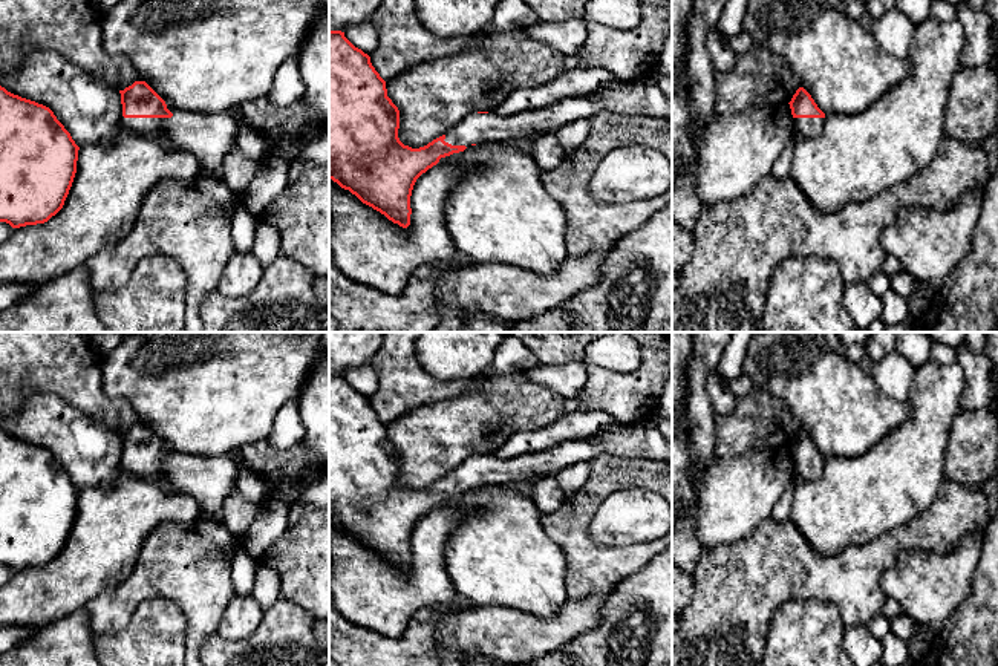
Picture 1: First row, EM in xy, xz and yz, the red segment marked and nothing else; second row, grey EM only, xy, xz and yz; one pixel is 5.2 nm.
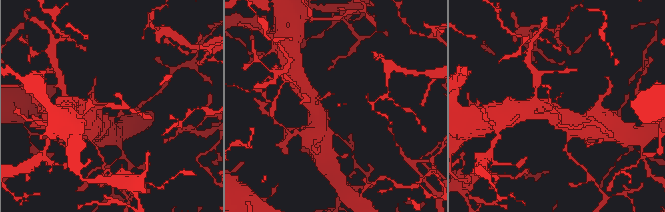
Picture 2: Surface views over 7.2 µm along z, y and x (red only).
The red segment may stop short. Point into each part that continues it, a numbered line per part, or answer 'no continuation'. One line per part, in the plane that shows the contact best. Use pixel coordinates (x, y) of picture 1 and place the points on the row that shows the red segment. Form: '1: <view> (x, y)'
1: xy (210, 137)

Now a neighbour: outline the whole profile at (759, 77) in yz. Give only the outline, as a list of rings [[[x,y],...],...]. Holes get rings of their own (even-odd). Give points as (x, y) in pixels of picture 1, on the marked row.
[[[764,46],[736,55],[730,72],[715,72],[715,116],[738,115],[750,106],[787,104],[799,89],[788,64]]]

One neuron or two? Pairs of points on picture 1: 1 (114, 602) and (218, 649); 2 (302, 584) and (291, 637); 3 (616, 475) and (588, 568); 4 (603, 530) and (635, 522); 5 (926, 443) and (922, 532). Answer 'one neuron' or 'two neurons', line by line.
1: two neurons
2: two neurons
3: one neuron
4: one neuron
5: two neurons

